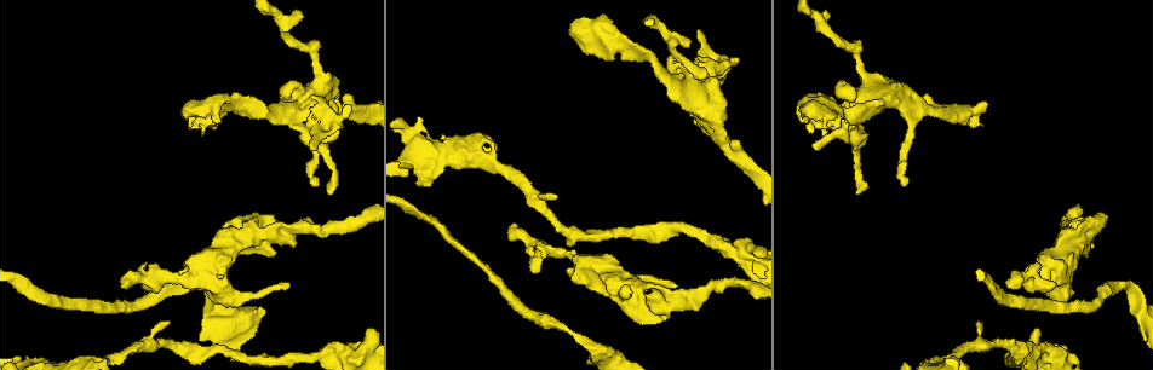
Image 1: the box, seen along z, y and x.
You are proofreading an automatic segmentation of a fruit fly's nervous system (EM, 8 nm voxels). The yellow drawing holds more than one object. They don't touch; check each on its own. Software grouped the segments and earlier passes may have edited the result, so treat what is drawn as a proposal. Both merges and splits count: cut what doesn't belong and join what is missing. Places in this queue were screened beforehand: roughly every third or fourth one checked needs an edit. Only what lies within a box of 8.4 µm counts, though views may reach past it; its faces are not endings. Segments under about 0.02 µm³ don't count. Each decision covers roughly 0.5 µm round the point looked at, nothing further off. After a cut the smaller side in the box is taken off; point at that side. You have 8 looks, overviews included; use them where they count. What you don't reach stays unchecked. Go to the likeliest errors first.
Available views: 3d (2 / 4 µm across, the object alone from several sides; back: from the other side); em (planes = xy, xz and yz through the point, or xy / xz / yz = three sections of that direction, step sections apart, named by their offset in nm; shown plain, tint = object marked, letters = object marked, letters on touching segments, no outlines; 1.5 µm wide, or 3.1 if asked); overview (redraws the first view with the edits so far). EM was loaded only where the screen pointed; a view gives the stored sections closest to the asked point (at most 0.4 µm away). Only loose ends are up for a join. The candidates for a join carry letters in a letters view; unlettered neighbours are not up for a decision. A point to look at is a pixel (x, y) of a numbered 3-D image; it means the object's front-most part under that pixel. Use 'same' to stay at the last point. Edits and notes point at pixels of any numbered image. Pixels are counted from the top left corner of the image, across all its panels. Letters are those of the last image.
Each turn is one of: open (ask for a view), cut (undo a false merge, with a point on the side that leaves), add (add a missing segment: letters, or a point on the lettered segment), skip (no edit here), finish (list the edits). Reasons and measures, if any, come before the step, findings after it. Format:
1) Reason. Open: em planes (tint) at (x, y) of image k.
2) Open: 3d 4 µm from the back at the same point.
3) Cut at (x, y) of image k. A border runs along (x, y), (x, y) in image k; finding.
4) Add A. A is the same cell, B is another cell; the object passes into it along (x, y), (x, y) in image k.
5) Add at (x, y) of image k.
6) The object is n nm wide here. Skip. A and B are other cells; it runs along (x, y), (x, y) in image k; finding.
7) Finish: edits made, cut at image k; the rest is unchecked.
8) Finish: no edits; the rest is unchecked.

An open end. Open: em planes (letters) at (737, 57) of image 1.

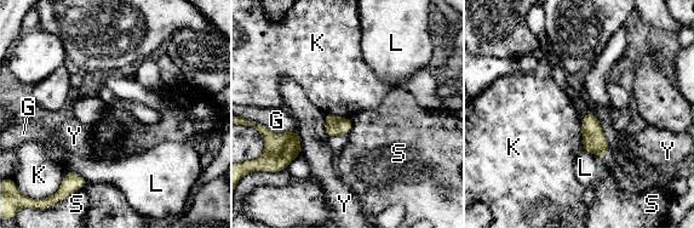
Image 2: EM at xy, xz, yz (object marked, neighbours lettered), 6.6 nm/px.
Skip. G, K, L, S and Y are other cells; a border runs along (580, 120), (583, 149) in image 2; none of them fits.

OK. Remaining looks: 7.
Branch stops here. Open: 3d 2 µm at (146, 287) of image 1.

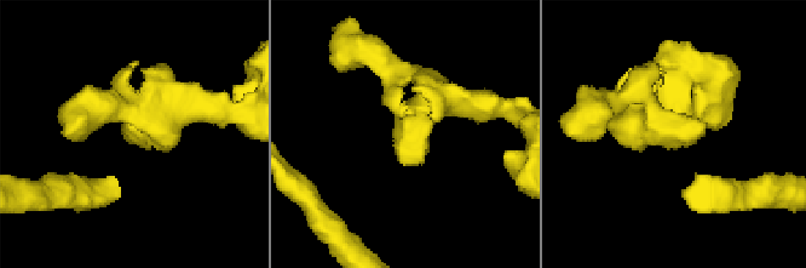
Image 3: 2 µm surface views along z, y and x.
Need the tissue. Open: em planes (tint) at (702, 124) of image 3.

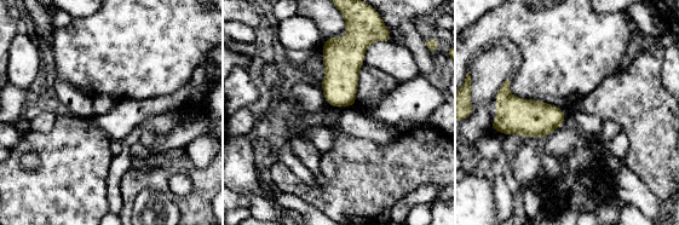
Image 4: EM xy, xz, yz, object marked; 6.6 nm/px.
What lies round it. Open: em planes (letters) at the same point.

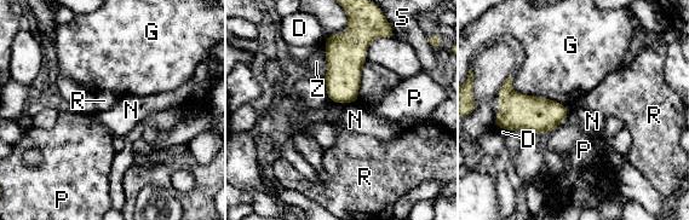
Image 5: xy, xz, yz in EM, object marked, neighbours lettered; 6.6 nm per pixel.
Skip. D, G, N, P, R, S and Z are other cells; none of them fits.

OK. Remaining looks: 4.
Branch stops here. Open: em xy step 4 (tint) at (857, 192) of image 1.

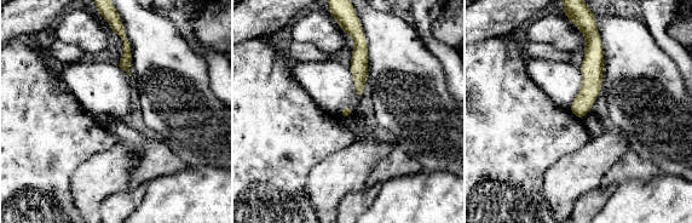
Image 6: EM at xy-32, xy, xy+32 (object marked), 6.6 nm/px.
Open: em planes (letters) at the same point.

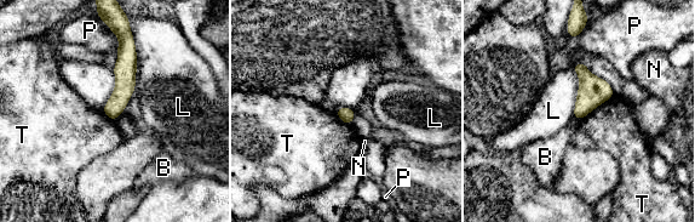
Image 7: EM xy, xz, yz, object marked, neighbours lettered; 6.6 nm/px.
Skip. B, L, N, P and T are other cells; a border runs along (130, 30), (136, 50), (136, 90) in image 7; no lettered segment goes on from it.

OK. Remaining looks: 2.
Finish: no edits; the rest is unchecked.

